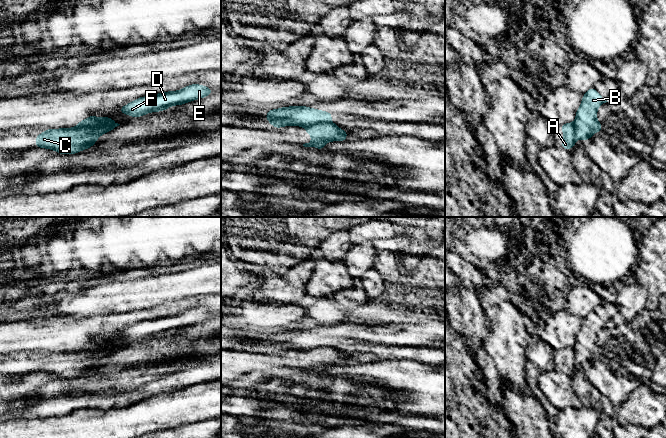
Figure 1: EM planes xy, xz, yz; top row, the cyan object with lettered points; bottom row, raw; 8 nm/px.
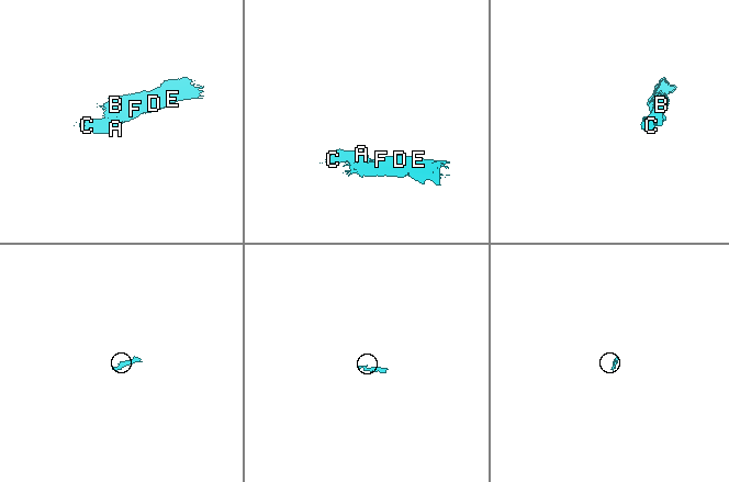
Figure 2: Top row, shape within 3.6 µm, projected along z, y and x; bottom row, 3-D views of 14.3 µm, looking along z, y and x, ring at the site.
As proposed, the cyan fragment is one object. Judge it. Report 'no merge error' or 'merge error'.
merge error

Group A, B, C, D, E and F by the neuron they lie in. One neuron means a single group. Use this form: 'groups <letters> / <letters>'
groups A C / B D E F

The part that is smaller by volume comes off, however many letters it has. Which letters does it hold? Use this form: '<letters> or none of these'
A, C

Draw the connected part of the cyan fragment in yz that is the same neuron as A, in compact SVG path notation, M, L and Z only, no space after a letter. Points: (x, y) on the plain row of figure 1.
M573 347L562 348L561 354L564 358L564 363L561 367L561 371L566 374L573 372L577 363L575 360L575 351Z

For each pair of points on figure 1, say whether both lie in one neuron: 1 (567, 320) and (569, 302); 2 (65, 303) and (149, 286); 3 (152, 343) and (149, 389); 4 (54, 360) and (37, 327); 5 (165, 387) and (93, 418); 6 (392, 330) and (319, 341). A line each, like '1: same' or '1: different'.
1: different
2: same
3: different
4: different
5: different
6: same

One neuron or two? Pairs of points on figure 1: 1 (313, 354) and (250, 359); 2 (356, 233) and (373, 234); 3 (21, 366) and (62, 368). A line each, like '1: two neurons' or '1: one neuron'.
1: one neuron
2: one neuron
3: one neuron

